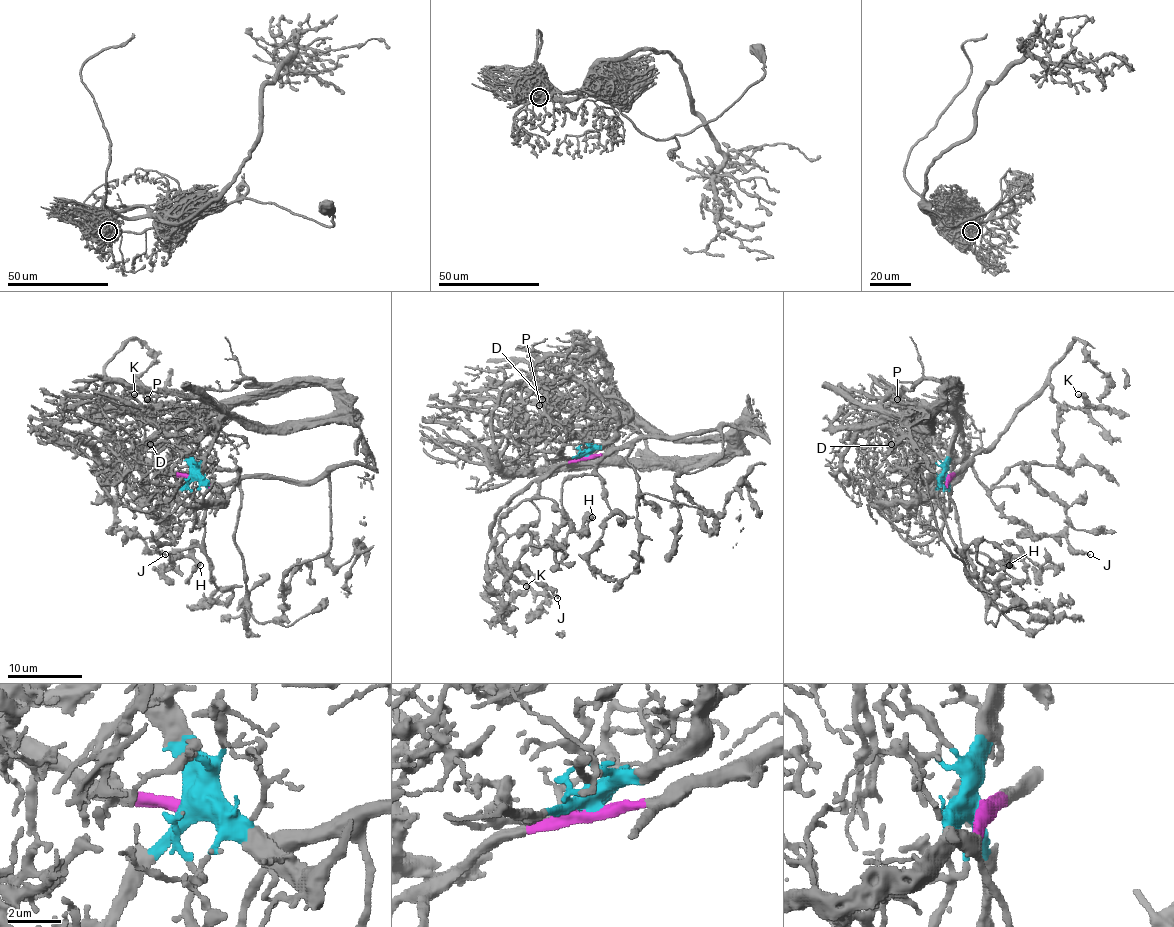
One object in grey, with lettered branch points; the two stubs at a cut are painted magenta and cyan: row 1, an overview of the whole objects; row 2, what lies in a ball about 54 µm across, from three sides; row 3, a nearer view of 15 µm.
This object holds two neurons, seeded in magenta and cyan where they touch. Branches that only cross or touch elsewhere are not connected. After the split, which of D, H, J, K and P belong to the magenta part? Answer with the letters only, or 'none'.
H, J, K

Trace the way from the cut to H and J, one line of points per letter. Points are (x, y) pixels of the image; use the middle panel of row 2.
H: (585, 457), (604, 457), (589, 473), (570, 475), (563, 483), (561, 513), (576, 531), (583, 529), (593, 516)
J: (585, 457), (559, 462), (541, 479), (539, 496), (548, 498), (561, 516), (557, 531), (520, 557), (557, 598)

